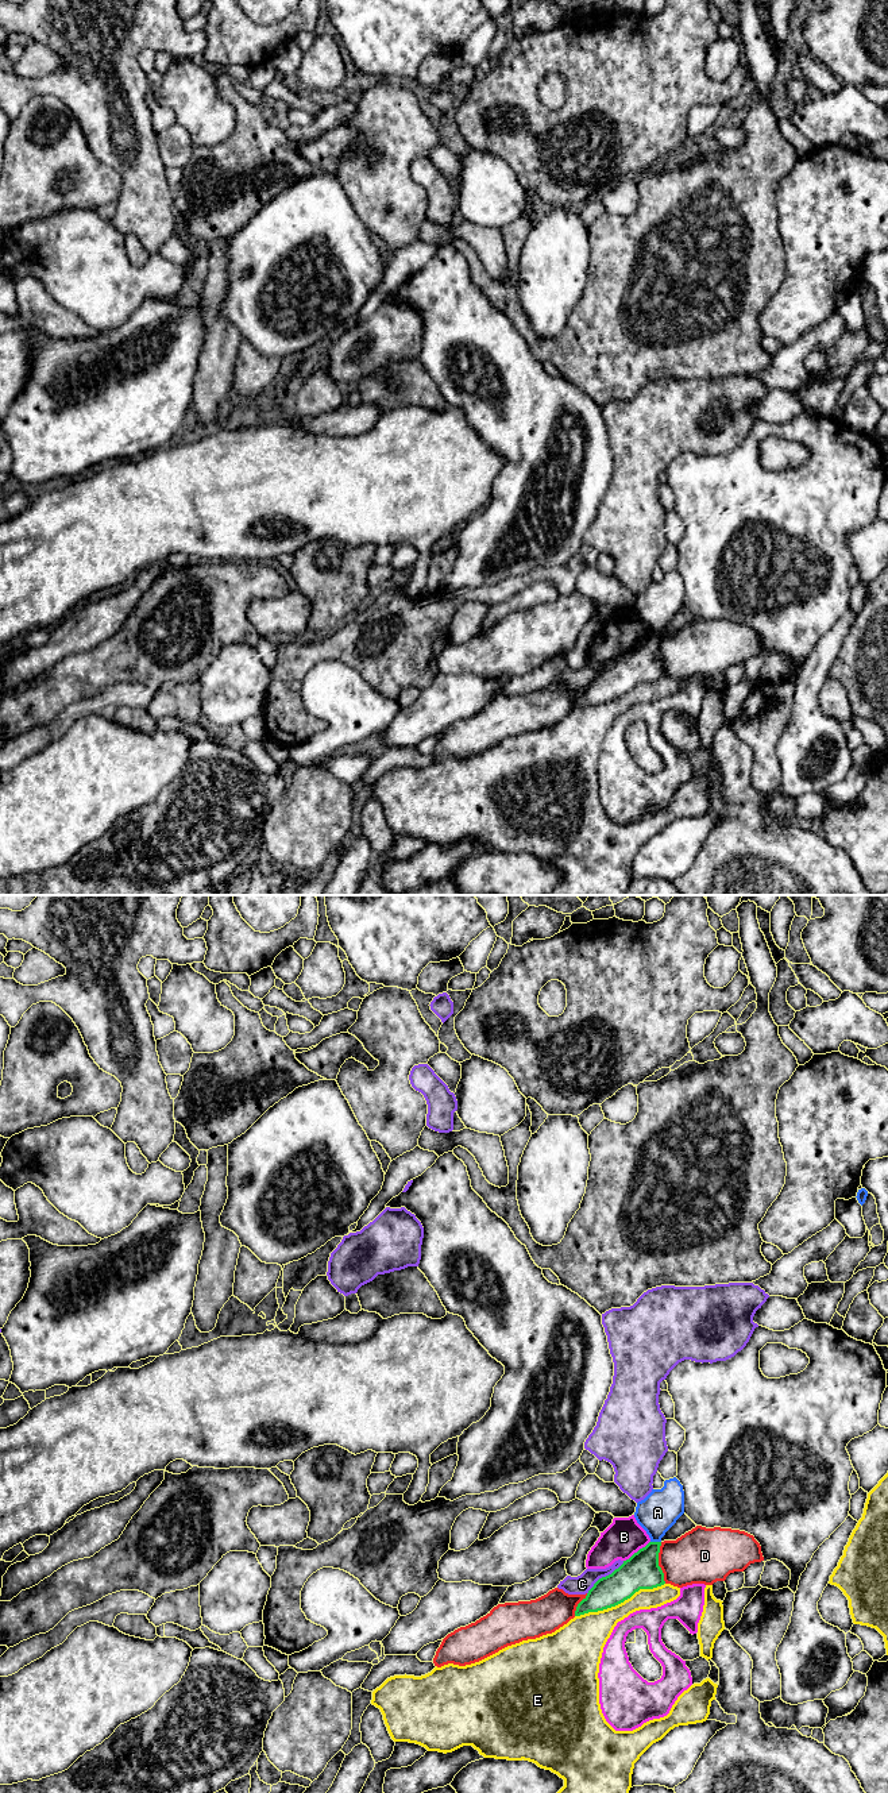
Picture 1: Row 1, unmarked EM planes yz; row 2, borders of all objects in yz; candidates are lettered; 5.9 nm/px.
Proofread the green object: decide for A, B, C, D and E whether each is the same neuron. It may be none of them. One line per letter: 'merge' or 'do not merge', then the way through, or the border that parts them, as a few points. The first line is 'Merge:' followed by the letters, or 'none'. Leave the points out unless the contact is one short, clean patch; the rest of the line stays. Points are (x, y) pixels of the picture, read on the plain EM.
Merge: none
A: do not merge; border yz (651, 633), (660, 635)
B: do not merge
C: do not merge
D: do not merge
E: do not merge

